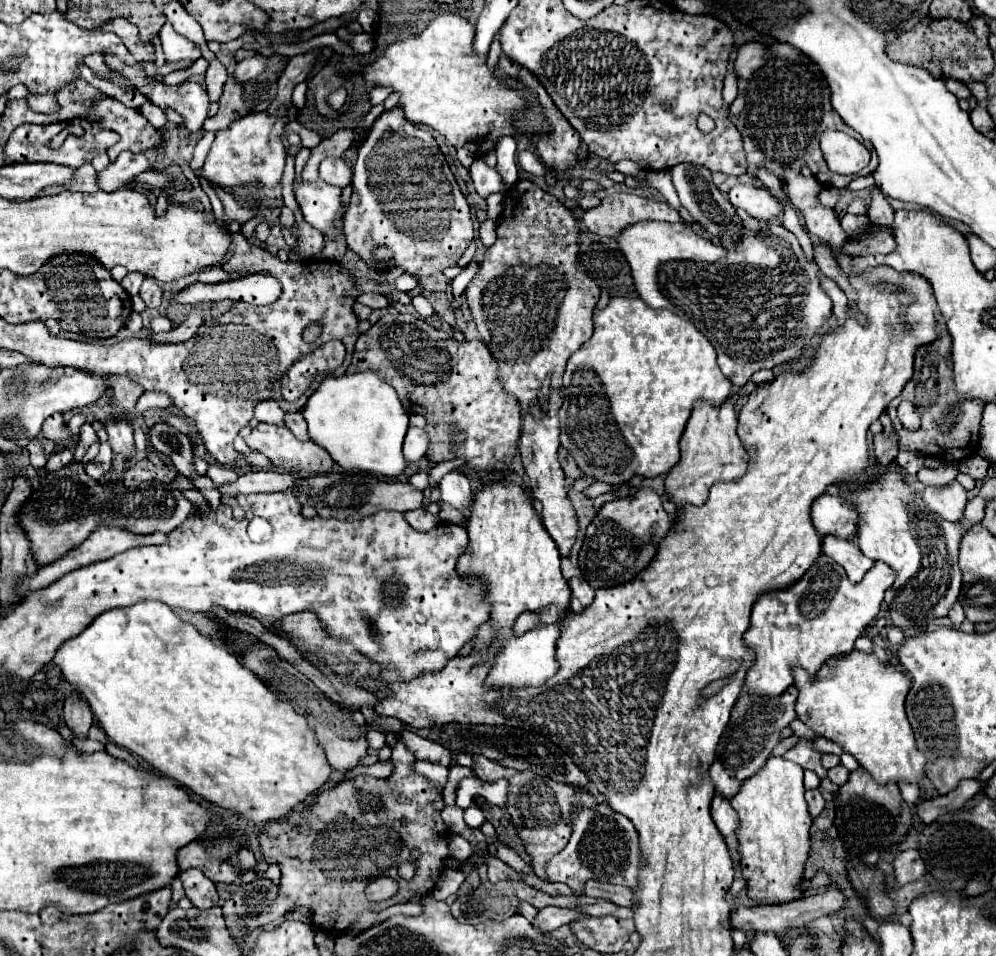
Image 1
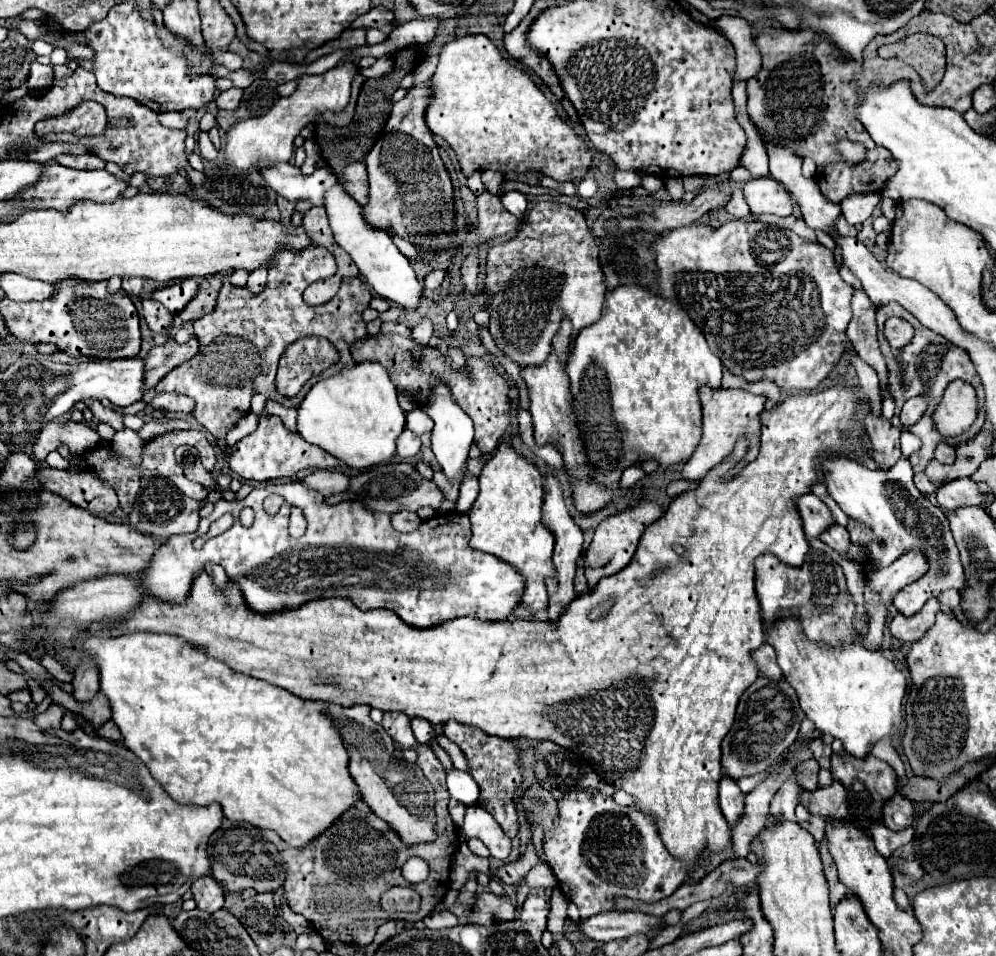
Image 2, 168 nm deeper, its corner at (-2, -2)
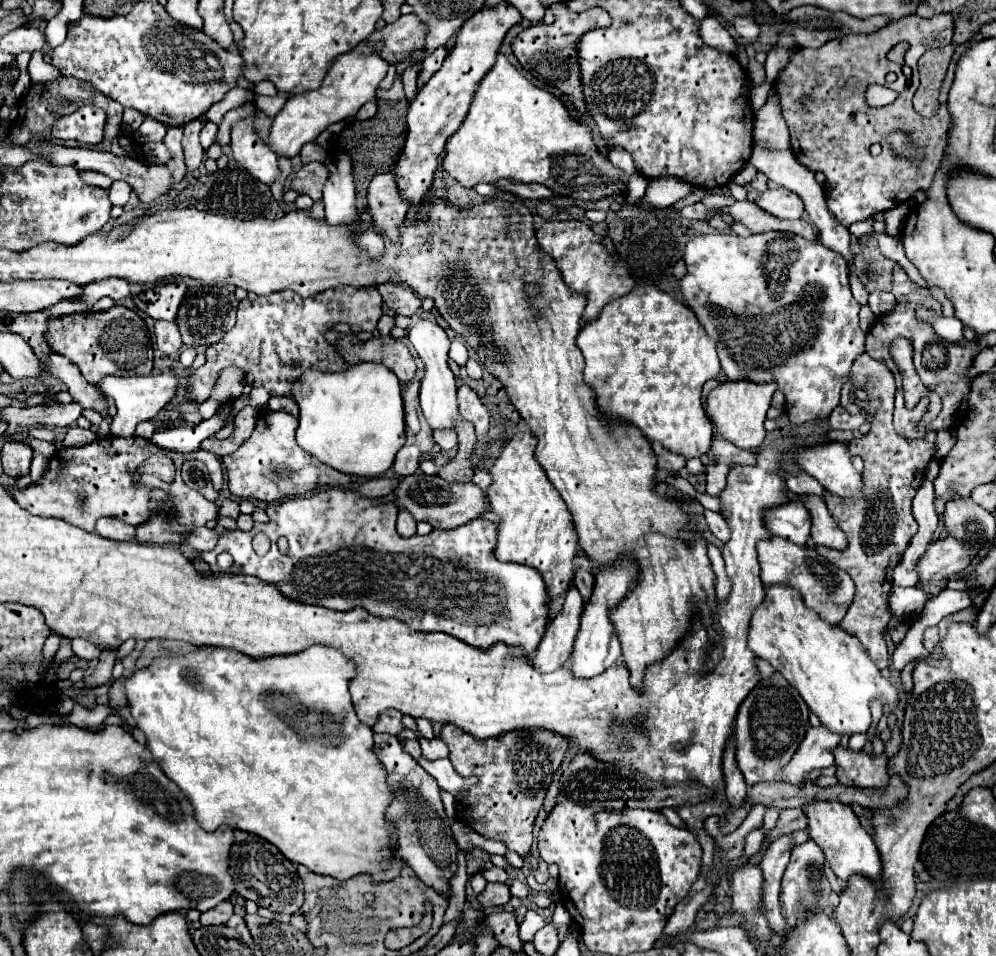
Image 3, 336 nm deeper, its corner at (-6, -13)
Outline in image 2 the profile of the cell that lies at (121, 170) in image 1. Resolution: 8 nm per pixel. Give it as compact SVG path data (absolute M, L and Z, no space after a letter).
M54 161L46 163L48 171L44 171L44 179L40 183L36 183L36 187L30 187L28 191L22 191L18 197L22 197L24 203L24 211L28 209L60 209L66 211L68 207L72 207L72 203L80 201L80 199L92 199L98 203L106 203L106 201L116 201L118 197L122 197L124 189L128 187L128 177L116 177L112 173L108 173L106 169L96 169L96 171L78 171L78 169L68 169L62 167Z

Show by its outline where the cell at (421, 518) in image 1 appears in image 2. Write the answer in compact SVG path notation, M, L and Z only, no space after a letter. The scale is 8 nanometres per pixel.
M400 511L400 513L392 515L392 525L400 533L412 533L420 527L420 523L422 523L422 519L414 511Z

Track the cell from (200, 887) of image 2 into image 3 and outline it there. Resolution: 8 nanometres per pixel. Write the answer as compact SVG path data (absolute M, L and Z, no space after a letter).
M220 902L218 906L214 906L212 910L204 912L200 916L200 922L202 924L224 924L230 920L230 916L234 914L234 908L230 902Z

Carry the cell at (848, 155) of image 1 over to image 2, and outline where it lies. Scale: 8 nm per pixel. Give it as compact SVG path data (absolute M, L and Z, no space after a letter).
M838 139L834 147L836 147L838 155L840 155L844 161L852 163L852 165L858 165L858 163L862 163L862 161L866 159L866 147L864 147L862 143L858 143L858 141Z

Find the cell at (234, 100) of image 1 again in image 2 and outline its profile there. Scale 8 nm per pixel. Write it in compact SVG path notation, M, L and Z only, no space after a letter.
M200 131L200 135L198 135L198 153L200 153L204 159L216 159L216 155L218 155L218 151L216 151L216 147L212 145L208 133L204 133L204 131Z

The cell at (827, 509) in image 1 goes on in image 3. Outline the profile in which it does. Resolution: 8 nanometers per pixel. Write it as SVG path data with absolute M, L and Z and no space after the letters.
M800 500L784 502L784 506L774 506L764 512L764 522L770 534L782 536L794 544L806 544L810 536L810 514Z

